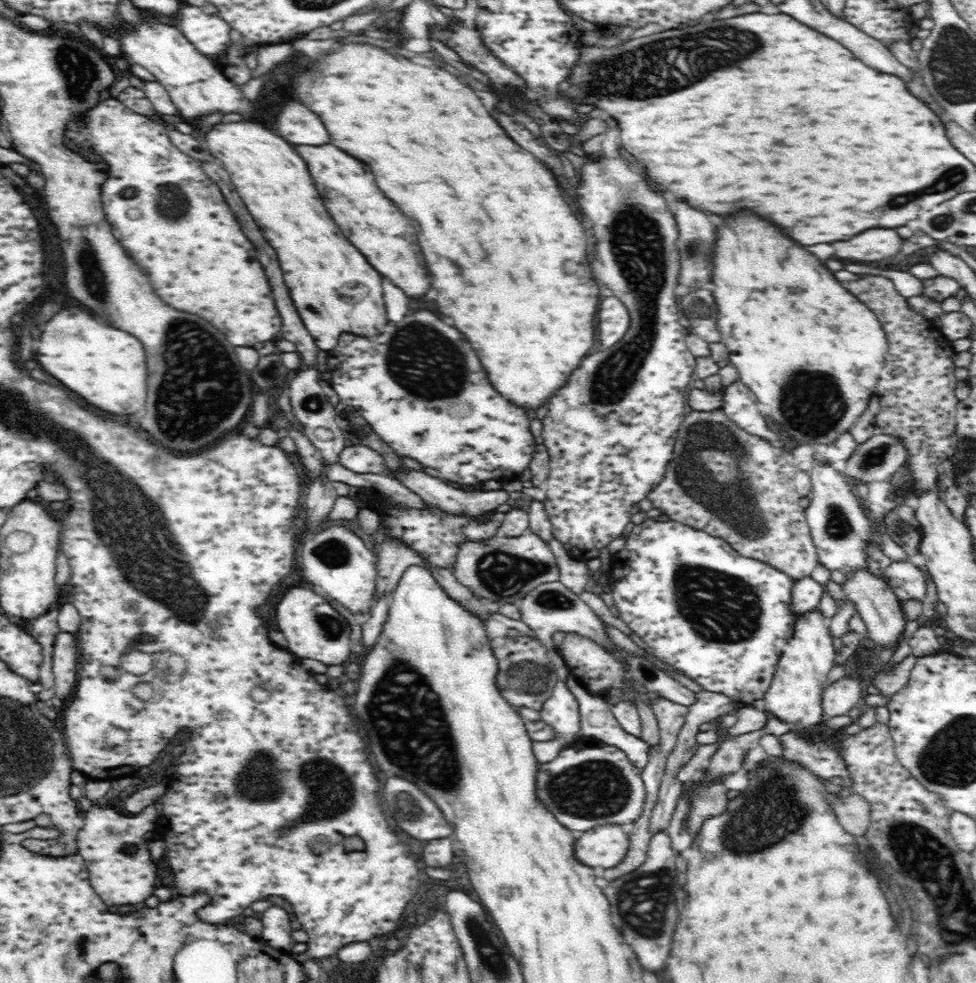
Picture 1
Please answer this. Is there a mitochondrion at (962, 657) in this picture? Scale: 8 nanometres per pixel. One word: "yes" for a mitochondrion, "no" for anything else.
no

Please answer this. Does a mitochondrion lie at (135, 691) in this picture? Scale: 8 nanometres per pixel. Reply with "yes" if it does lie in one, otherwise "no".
yes

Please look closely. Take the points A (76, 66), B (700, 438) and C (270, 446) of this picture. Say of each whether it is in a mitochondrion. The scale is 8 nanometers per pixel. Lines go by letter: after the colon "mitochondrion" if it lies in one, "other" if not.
A: mitochondrion
B: mitochondrion
C: other

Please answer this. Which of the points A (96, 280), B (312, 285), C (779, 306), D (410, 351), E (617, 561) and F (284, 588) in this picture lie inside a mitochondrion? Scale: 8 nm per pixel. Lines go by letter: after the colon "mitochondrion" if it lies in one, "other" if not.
A: mitochondrion
B: other
C: other
D: mitochondrion
E: other
F: other

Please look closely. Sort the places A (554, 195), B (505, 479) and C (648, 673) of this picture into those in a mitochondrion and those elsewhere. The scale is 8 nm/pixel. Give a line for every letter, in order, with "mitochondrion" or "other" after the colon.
A: other
B: other
C: other

